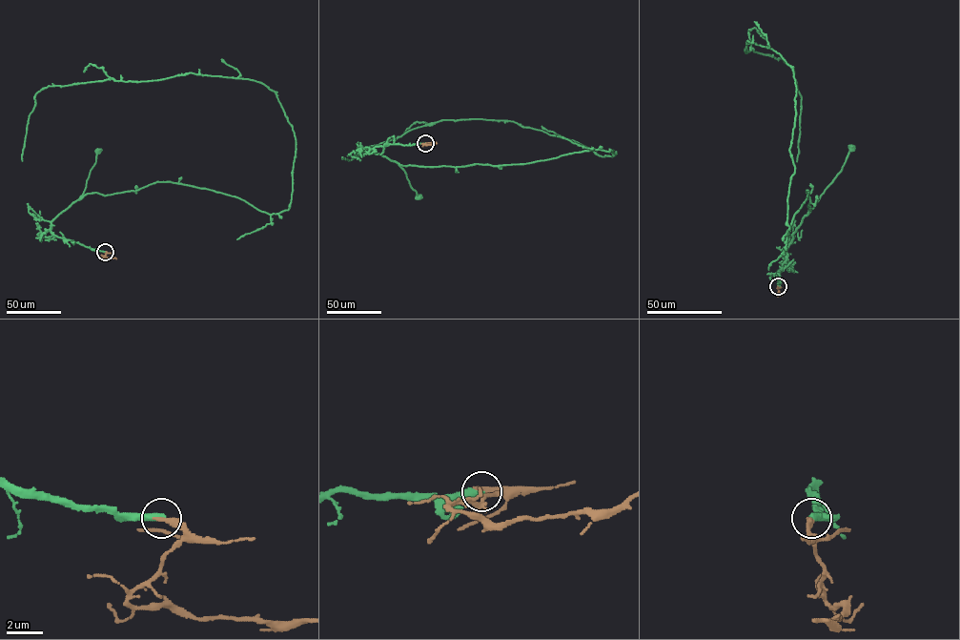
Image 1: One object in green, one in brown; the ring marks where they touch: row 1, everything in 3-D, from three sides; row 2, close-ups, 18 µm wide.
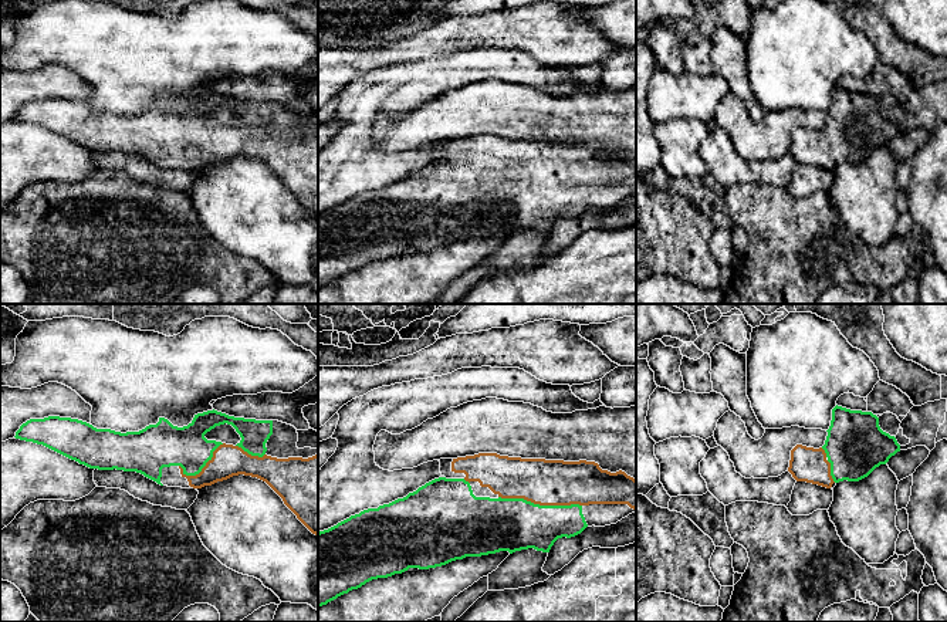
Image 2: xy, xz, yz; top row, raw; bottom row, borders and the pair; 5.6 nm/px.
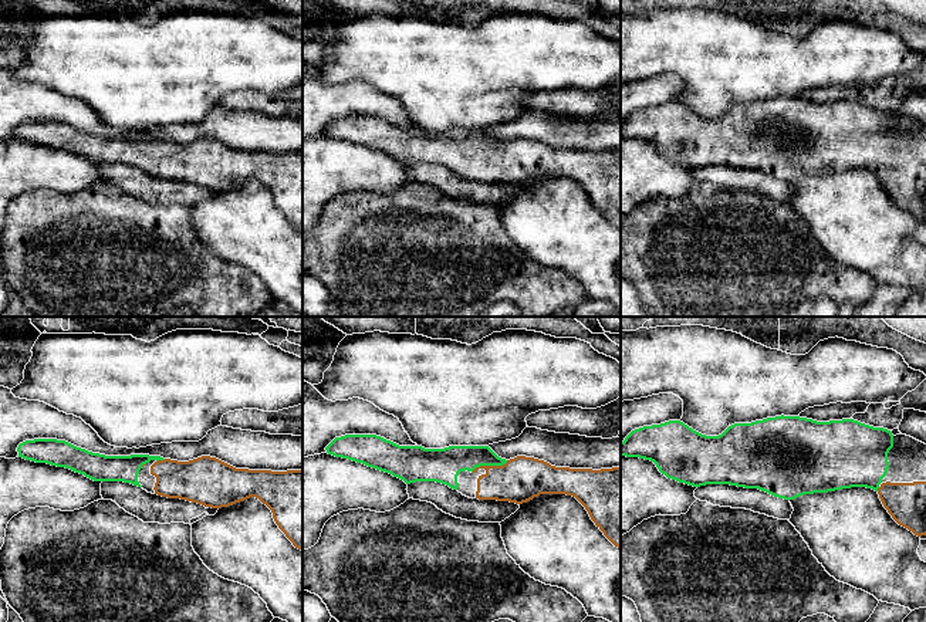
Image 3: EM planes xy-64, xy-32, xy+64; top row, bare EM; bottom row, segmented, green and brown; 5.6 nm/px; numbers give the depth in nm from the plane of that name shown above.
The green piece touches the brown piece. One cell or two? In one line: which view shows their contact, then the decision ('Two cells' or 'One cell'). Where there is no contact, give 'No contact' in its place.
Touches green in xz. One cell

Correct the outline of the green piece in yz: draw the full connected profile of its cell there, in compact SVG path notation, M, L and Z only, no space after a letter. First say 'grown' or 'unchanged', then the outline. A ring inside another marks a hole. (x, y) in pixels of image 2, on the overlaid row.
grown; M832 409L825 444L819 449L797 444L788 471L797 481L831 489L843 480L859 481L900 452L894 436L883 432L872 412Z

